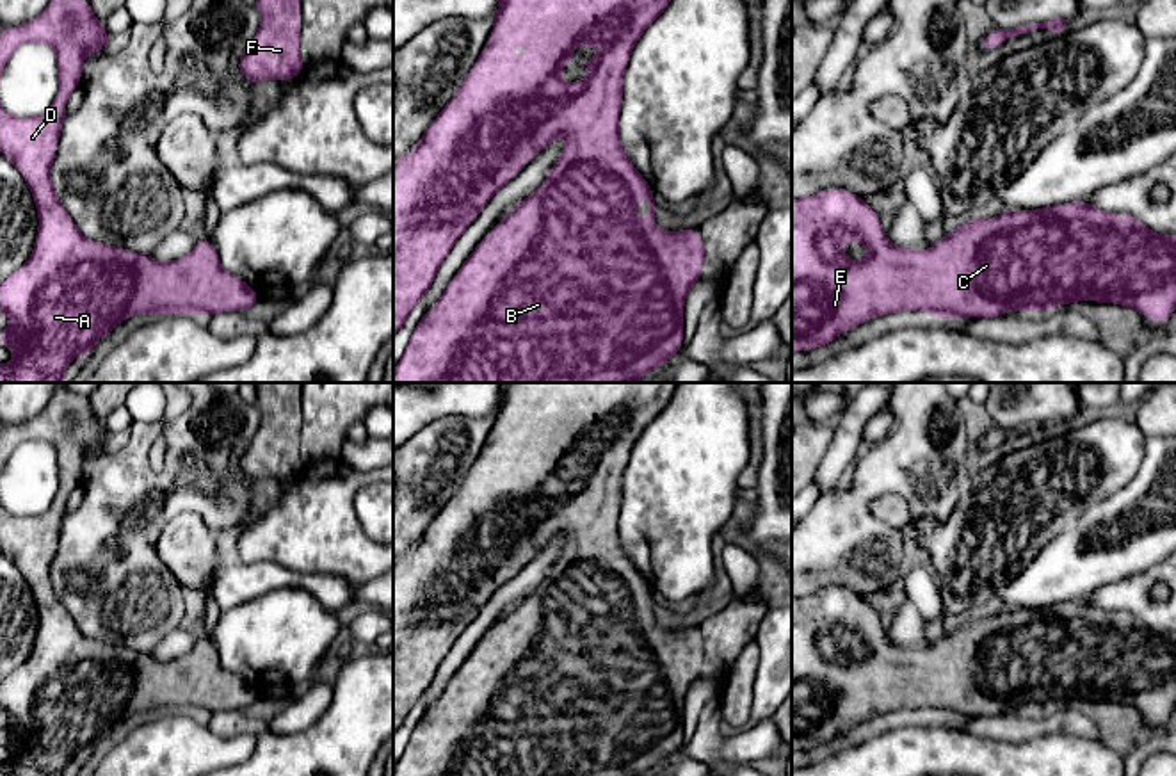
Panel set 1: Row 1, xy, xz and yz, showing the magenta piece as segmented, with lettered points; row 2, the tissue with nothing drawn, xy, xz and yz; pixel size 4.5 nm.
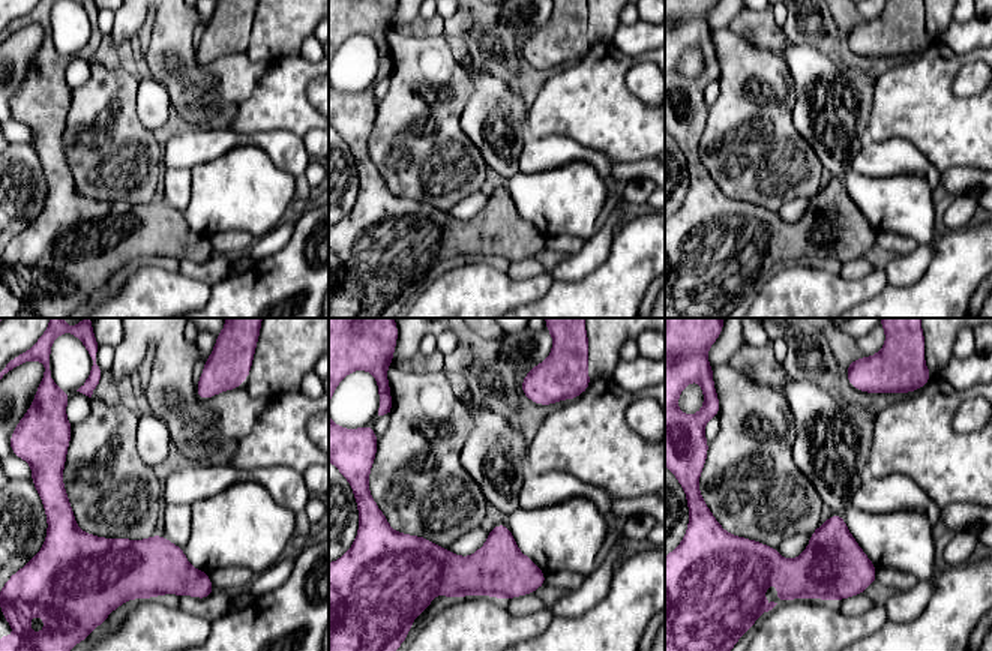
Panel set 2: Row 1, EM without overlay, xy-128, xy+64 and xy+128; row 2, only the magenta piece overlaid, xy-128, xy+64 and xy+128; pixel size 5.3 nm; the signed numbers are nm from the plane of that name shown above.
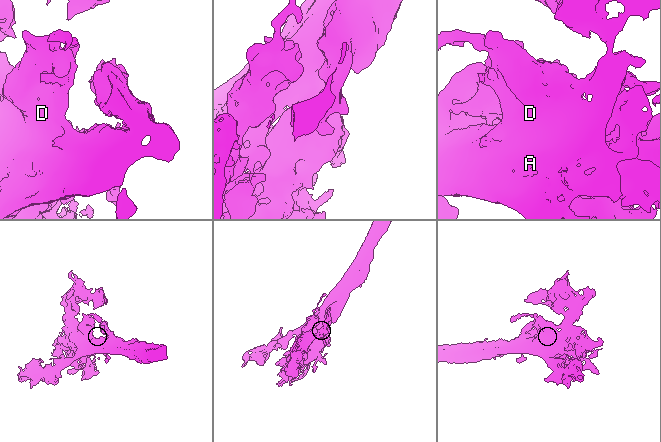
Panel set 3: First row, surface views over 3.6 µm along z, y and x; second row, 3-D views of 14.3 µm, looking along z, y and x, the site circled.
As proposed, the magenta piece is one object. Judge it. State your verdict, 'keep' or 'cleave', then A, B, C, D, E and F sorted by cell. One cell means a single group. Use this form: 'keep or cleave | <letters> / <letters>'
keep | A B C D E F

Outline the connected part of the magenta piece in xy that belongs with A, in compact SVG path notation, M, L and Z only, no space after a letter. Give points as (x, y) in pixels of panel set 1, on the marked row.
M50 0L30 21L0 30L0 77L20 44L46 43L57 53L59 91L50 109L36 117L18 117L0 105L0 150L25 178L37 208L39 228L28 262L0 283L0 311L11 324L0 335L0 345L16 352L0 367L0 383L69 383L64 368L80 352L91 356L96 342L128 317L148 313L194 313L208 317L221 311L247 313L260 299L242 278L222 269L219 253L208 237L201 237L187 256L160 263L149 255L87 240L57 199L52 185L62 123L69 94L80 87L82 61L89 53L107 52L105 21L93 14L89 0Z

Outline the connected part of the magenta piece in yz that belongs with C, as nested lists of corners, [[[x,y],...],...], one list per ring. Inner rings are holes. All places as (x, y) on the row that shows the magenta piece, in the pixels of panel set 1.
[[[831,187],[792,199],[792,352],[811,351],[856,326],[897,311],[925,310],[932,317],[1005,317],[1012,308],[1021,313],[1048,311],[1075,301],[1114,303],[1151,317],[1165,326],[1176,310],[1176,233],[1158,235],[1135,215],[1103,212],[1083,199],[1035,210],[1007,210],[998,217],[968,219],[941,237],[930,249],[897,247],[886,238],[872,206],[849,189]],[[845,240],[861,240],[868,255],[849,262]]]

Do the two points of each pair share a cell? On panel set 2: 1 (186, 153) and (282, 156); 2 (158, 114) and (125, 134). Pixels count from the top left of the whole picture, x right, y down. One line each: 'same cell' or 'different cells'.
1: same cell
2: different cells

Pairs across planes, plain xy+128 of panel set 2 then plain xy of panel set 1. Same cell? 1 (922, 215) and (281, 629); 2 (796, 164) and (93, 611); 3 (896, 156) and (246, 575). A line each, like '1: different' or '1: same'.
1: same
2: same
3: same

